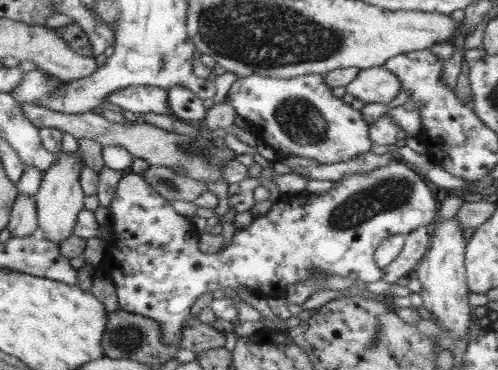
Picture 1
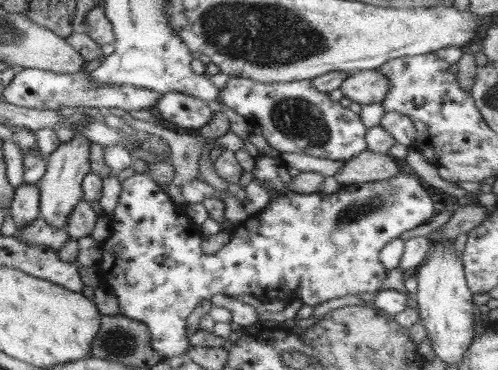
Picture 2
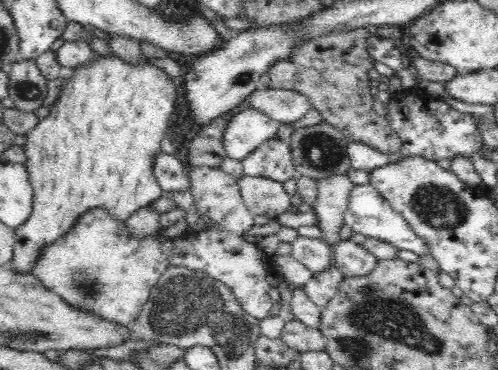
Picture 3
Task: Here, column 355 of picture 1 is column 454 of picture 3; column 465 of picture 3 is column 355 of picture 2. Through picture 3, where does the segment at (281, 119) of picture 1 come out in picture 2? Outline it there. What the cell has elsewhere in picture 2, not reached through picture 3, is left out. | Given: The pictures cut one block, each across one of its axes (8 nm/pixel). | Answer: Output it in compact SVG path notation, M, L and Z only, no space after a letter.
M229 78L225 88L219 92L219 102L243 116L253 128L259 128L267 144L279 154L293 152L347 162L367 150L367 128L359 114L339 106L339 102L331 102L329 94L313 90L311 80L261 84L245 78Z

